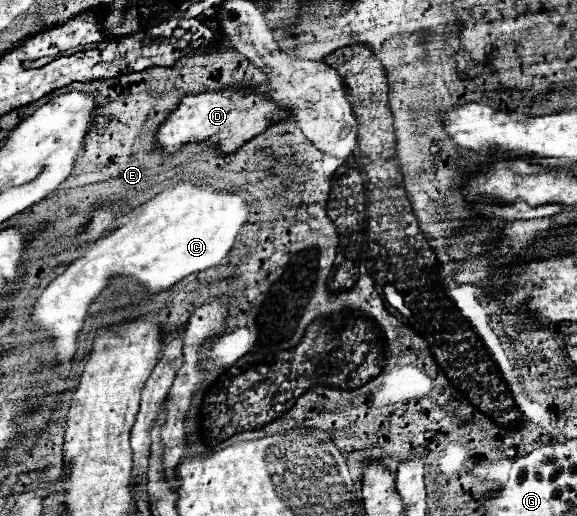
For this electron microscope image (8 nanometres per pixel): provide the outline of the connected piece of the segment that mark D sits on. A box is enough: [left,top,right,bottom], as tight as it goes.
[154,88,288,154]

